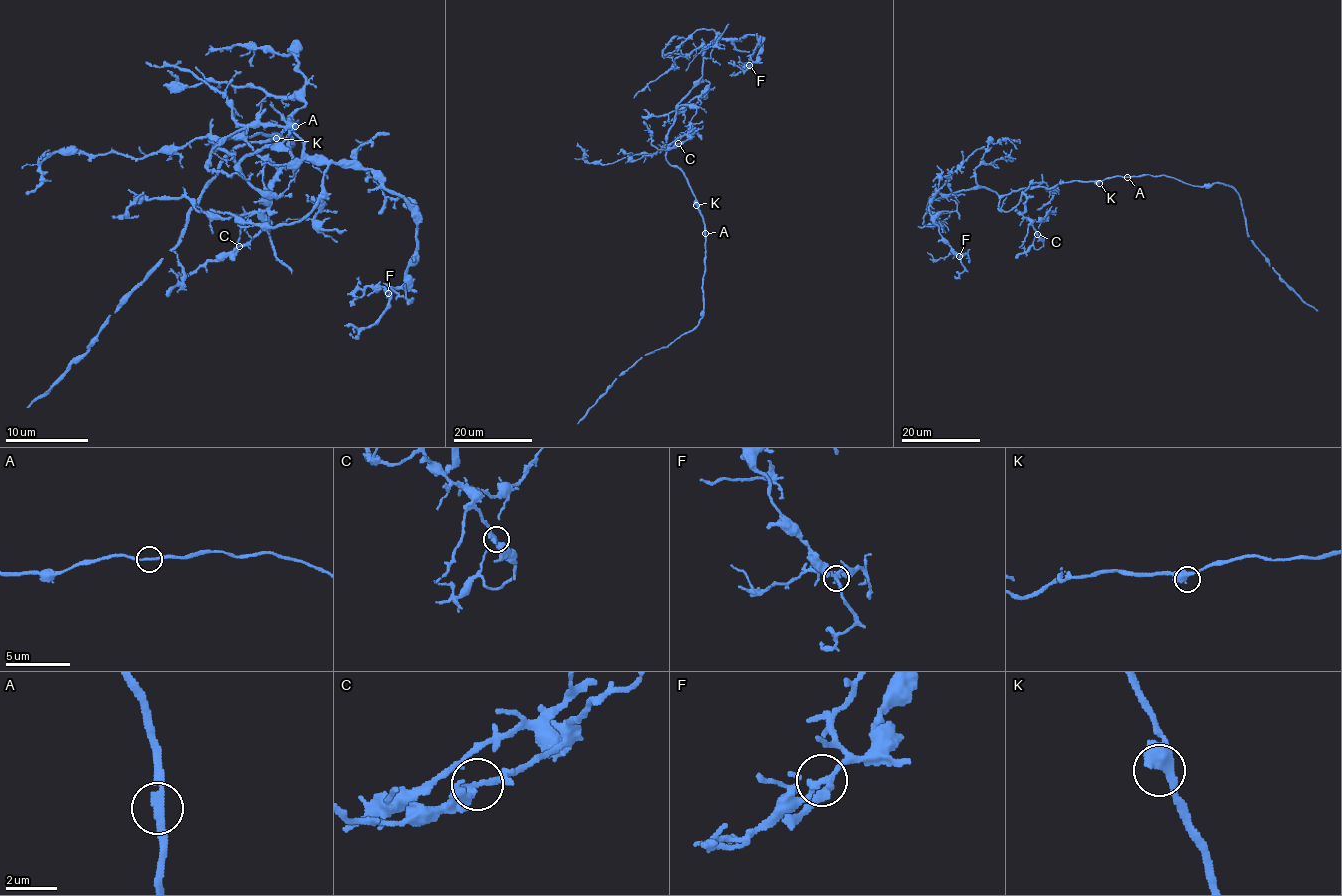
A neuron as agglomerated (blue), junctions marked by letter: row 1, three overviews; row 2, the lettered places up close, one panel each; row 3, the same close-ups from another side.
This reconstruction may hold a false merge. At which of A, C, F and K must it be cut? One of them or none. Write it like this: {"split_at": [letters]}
{"split_at": []}

